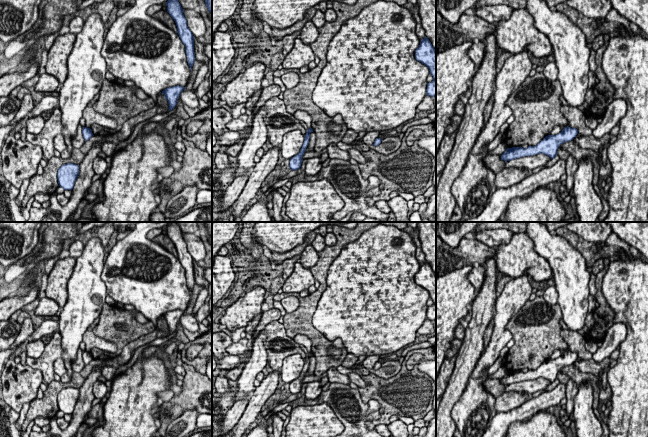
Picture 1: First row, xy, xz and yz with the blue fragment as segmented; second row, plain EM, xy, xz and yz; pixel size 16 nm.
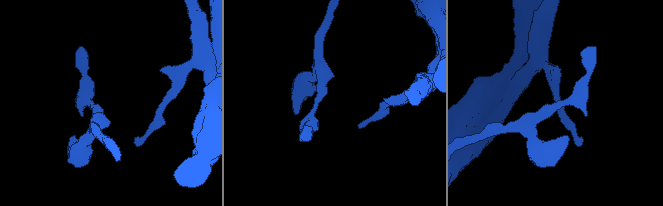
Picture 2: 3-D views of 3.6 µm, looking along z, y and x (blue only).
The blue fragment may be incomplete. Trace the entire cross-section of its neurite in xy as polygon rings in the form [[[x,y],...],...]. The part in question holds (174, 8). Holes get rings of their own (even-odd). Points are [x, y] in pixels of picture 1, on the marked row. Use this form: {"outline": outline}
{"outline": [[[168,0],[166,2],[166,6],[167,12],[176,23],[177,33],[182,43],[185,45],[187,62],[191,69],[195,61],[194,36],[187,26],[187,20],[183,14],[184,10],[182,9],[178,0]]]}

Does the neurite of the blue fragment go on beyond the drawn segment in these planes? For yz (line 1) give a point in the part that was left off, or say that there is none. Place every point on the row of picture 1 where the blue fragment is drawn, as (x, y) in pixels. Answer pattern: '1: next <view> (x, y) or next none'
1: next none

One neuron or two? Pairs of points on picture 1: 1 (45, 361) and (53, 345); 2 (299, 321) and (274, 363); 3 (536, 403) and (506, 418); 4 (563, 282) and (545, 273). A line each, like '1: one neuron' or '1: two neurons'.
1: one neuron
2: two neurons
3: one neuron
4: two neurons

